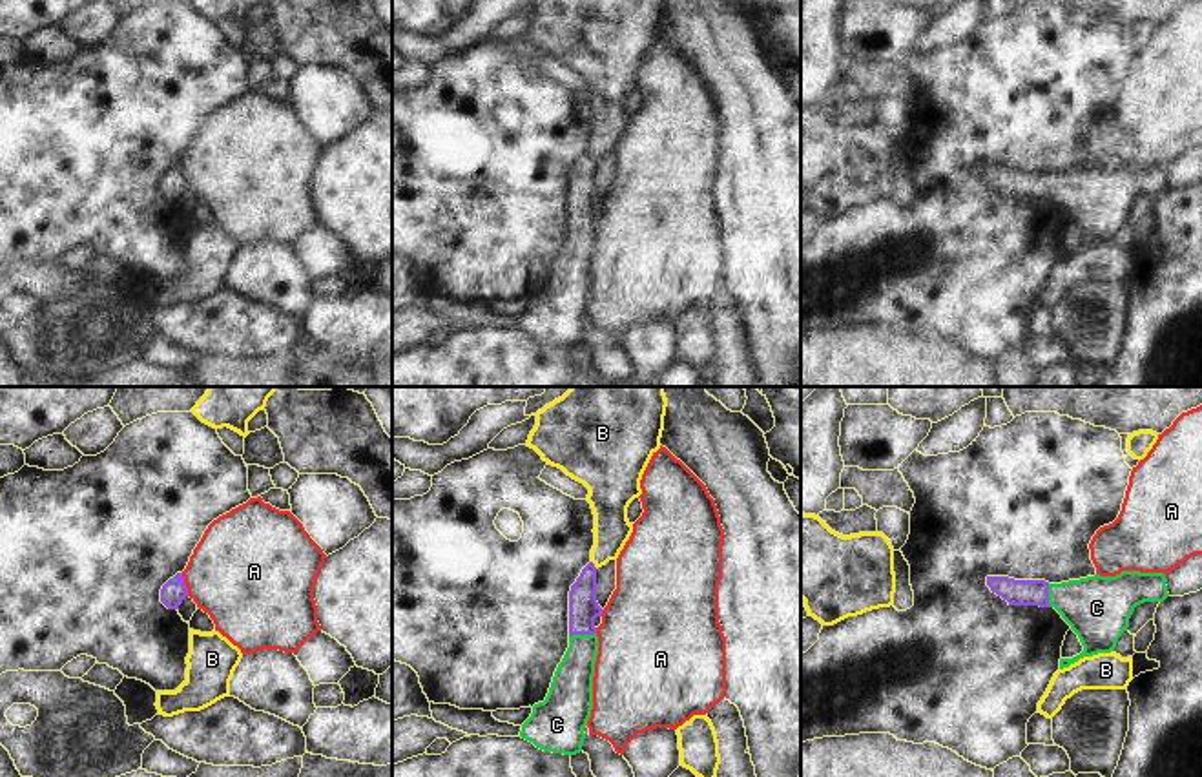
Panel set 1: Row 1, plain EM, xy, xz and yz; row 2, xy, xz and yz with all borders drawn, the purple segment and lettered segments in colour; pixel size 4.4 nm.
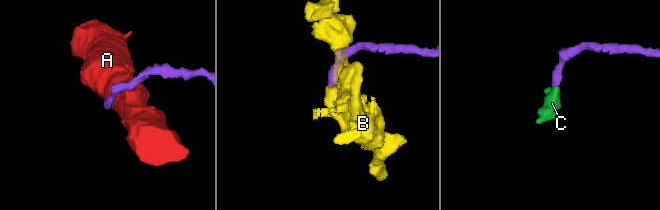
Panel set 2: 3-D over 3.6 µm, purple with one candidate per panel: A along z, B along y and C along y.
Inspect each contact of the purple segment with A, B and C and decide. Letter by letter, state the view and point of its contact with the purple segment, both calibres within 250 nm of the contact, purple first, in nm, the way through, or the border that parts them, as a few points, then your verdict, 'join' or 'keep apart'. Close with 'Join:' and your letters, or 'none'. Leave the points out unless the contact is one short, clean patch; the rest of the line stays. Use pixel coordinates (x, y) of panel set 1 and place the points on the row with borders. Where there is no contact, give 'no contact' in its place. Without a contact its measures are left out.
A: contact xy (185, 584); calibres 110 and 460 nm; border xy (181, 573), (188, 595); keep apart
B: contact xz (593, 564); calibres 130 and 160 nm; keep apart
C: contact xz (582, 633); calibres 130 and 190 nm; way xz (584, 608), (582, 633), (582, 653), (571, 688); join
Join: C

